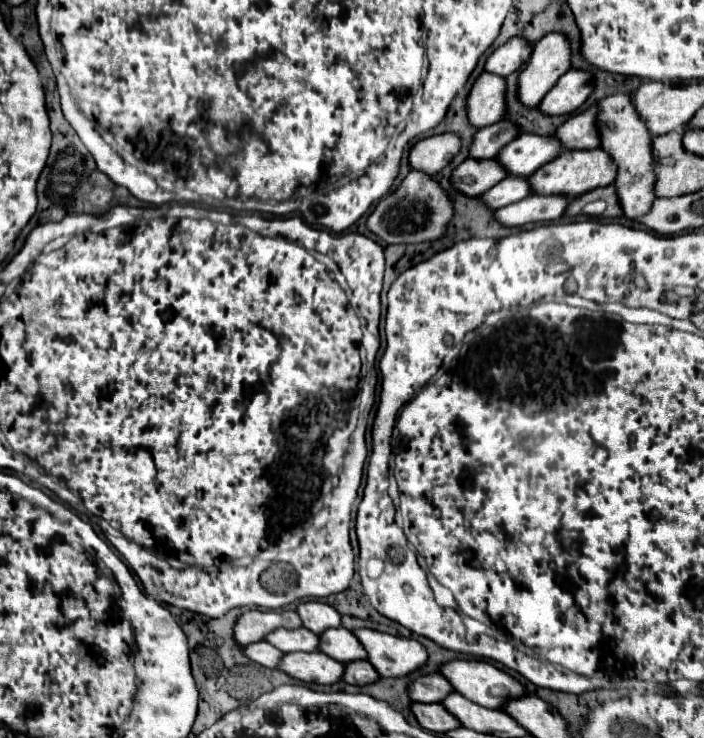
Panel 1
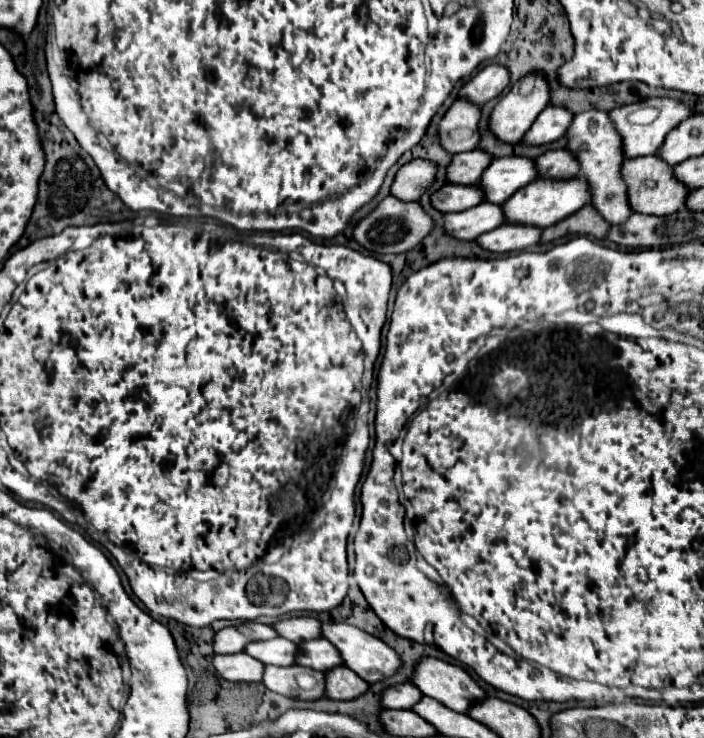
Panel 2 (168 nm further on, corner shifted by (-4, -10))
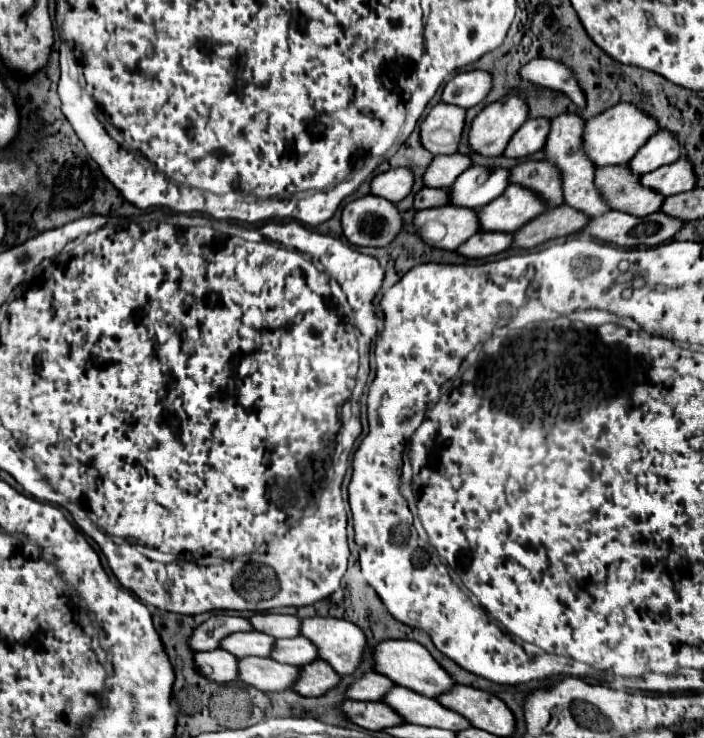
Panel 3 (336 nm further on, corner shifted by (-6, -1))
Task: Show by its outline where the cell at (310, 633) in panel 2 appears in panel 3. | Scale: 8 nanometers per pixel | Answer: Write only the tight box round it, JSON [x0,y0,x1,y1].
[250,613,300,639]

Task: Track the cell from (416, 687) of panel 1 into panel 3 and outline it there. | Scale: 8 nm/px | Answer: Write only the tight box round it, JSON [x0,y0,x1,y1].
[344,671,394,701]

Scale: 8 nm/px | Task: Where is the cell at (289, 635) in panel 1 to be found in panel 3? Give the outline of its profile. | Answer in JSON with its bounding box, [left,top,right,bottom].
[220,631,274,659]

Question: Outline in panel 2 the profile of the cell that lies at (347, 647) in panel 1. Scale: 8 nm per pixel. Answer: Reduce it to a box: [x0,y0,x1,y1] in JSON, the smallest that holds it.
[296,638,342,672]

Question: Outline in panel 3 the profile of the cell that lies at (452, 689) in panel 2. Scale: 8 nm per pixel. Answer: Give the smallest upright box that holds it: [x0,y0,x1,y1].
[372,639,454,697]

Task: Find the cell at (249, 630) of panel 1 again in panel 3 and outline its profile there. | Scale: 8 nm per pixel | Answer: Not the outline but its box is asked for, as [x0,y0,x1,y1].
[188,615,252,651]

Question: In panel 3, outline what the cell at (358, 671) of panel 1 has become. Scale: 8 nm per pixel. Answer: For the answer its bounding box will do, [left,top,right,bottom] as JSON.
[290,659,340,697]

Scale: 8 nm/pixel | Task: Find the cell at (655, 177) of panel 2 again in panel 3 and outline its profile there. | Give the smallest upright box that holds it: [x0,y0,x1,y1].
[594,165,662,217]

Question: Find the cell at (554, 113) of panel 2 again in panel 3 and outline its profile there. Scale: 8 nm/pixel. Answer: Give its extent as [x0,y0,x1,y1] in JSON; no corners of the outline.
[504,119,550,159]

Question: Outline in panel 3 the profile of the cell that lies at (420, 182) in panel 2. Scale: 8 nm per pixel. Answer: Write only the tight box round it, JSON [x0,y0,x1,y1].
[370,167,414,203]

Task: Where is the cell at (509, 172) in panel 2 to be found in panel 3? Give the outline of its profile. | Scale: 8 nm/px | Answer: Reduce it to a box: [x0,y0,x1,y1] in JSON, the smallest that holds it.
[448,167,508,209]

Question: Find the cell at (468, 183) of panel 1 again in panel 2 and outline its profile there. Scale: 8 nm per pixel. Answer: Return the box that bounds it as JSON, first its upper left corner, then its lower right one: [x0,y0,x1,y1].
[432,184,484,212]

